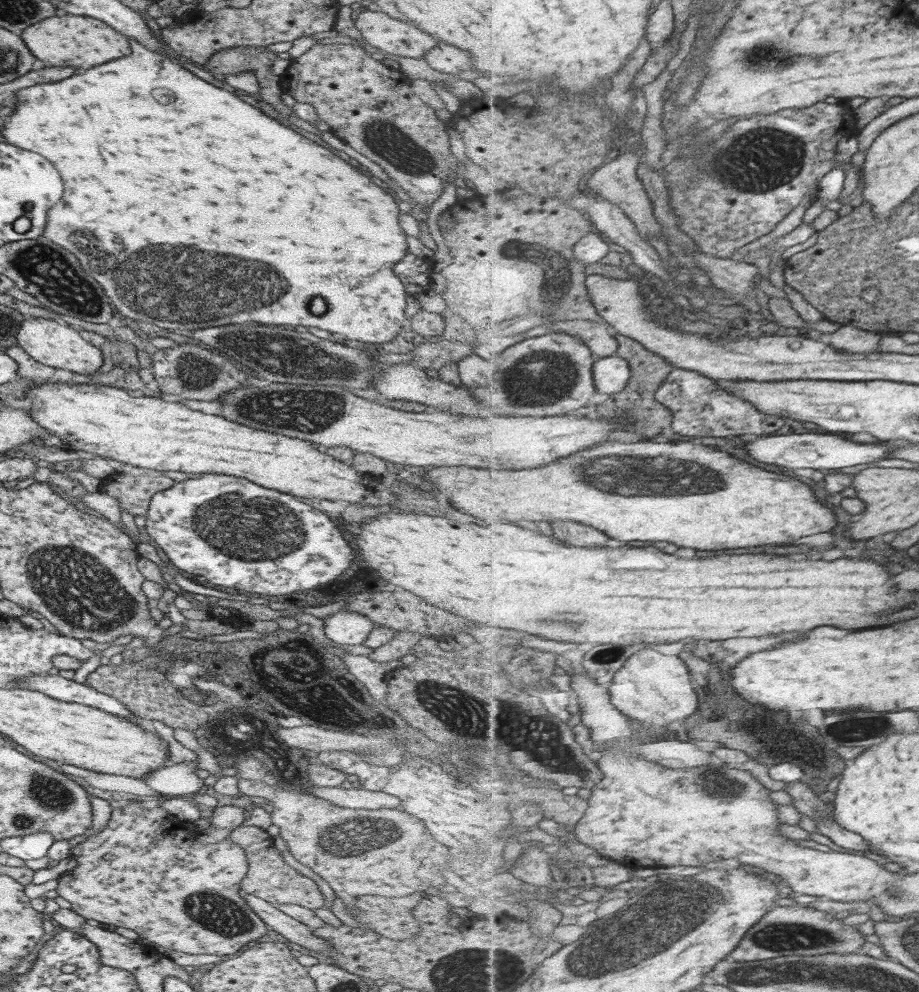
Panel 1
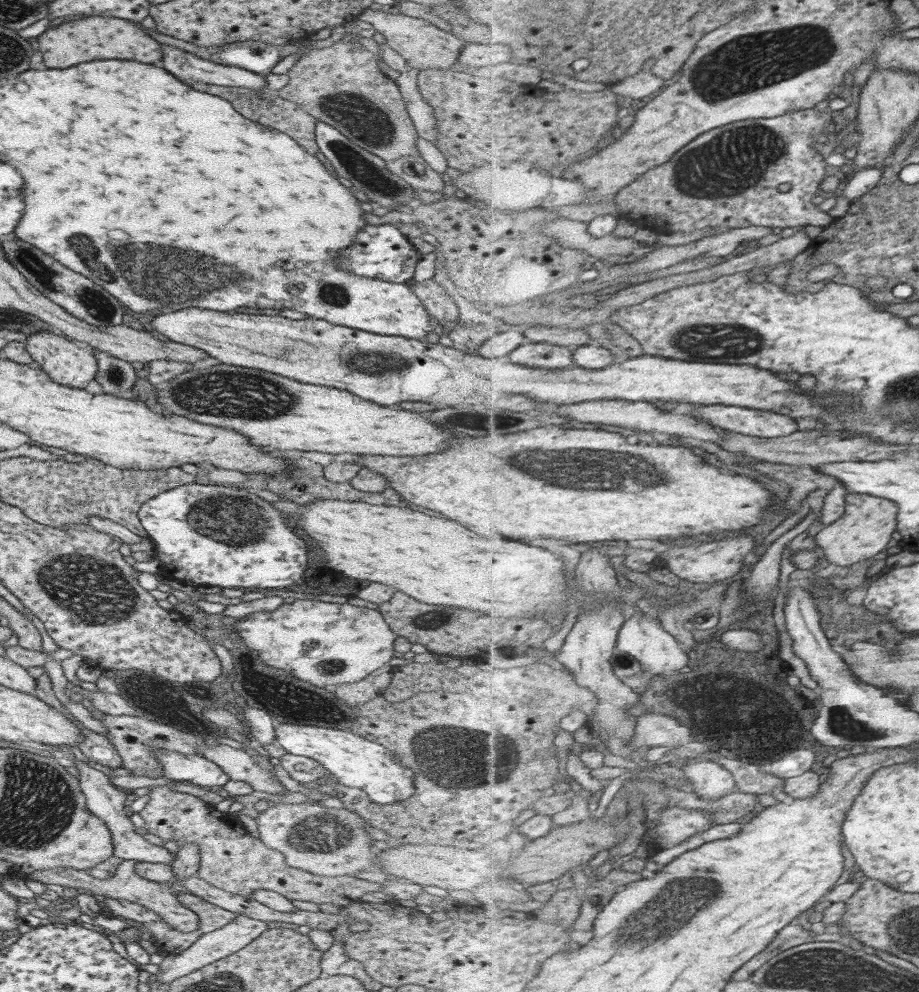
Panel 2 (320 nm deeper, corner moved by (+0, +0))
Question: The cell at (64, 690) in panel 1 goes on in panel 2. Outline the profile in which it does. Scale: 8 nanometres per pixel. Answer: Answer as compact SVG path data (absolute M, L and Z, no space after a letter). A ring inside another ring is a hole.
M150 748L162 766L162 776L176 782L192 783L199 787L222 786L228 776L220 766L199 754L179 754L172 750Z

